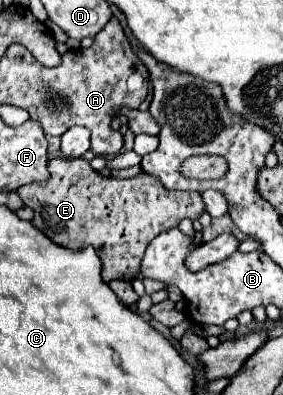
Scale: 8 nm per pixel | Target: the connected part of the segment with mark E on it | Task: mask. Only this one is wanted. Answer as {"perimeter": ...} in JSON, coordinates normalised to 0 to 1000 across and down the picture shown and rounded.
{"perimeter":[[[187,397],[166,408],[180,448],[145,463],[95,463],[60,478],[95,524],[124,534],[117,570],[173,605],[244,630],[329,620],[364,666],[364,711],[463,711],[491,696],[498,656],[519,620],[640,554],[703,554],[724,514],[696,484],[597,484],[527,438],[470,453],[385,453],[336,438],[307,403]]]}

